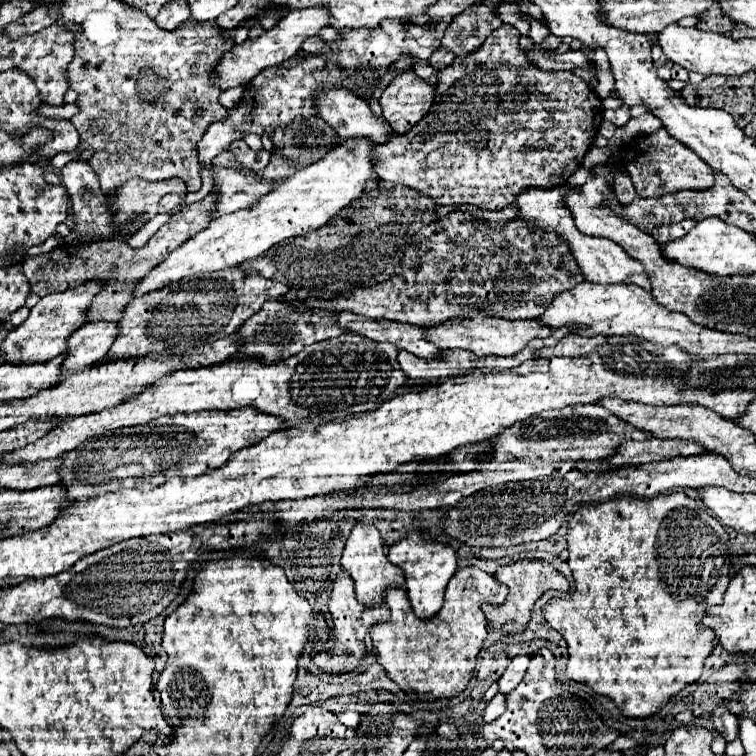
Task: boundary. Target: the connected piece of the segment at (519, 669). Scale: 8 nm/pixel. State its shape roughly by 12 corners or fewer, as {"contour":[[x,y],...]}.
{"contour":[[513,657],[499,679],[505,695],[521,683],[529,657]]}

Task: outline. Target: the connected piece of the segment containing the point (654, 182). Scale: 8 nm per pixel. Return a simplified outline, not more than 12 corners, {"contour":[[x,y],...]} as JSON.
{"contour":[[663,127],[621,145],[639,197],[713,187],[715,171]]}

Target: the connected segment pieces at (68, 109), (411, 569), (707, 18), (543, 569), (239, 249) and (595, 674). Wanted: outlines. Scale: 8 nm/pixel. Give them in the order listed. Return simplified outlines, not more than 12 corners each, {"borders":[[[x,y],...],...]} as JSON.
{"borders":[[[41,105],[41,115],[67,117],[77,113],[77,105]],[[421,533],[389,547],[411,609],[431,619],[457,553]],[[713,3],[697,17],[697,29],[729,35],[733,23]],[[525,559],[497,571],[509,587],[501,607],[483,607],[505,635],[525,631],[545,591],[567,593],[547,561]],[[347,139],[255,205],[213,219],[133,297],[237,267],[323,227],[375,177]],[[685,493],[581,507],[565,677],[625,717],[697,683],[725,527]]]}

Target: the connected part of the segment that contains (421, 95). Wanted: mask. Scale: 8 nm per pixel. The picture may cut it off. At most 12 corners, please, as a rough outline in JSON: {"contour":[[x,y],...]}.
{"contour":[[399,73],[379,103],[385,121],[407,133],[431,109],[435,85]]}

